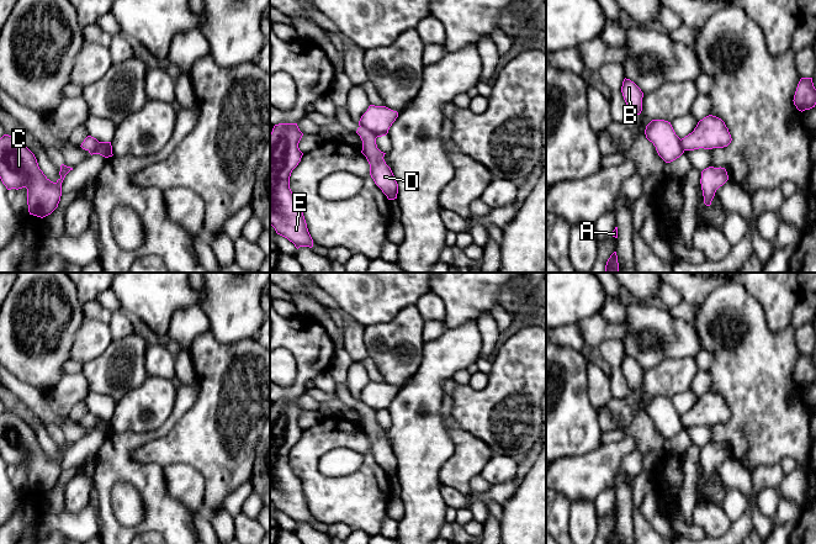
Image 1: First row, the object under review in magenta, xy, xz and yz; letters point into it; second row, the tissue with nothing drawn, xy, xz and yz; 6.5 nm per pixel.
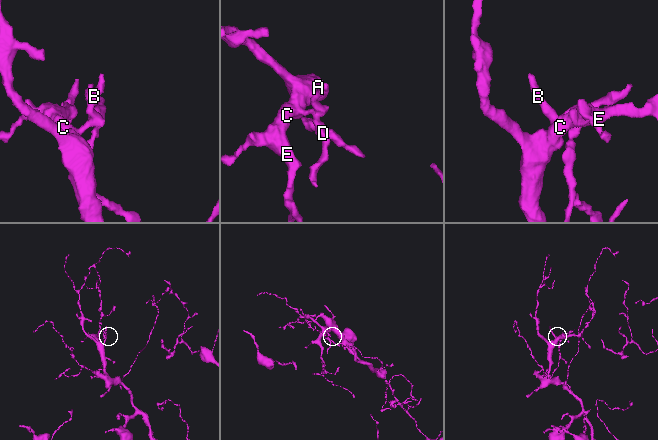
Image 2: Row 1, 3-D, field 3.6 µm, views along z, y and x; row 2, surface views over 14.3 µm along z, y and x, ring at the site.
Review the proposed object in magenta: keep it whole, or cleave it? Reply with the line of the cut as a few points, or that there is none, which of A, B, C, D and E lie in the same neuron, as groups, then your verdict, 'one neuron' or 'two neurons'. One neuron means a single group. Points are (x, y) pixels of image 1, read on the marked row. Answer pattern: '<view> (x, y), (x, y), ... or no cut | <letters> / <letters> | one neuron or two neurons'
xz (360, 126), (377, 136) | A B C E / D | two neurons

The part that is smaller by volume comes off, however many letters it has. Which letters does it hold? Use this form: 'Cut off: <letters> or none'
Cut off: D

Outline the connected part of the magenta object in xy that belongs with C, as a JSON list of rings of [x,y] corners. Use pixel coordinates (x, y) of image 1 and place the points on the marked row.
[[[4,134],[0,138],[0,179],[7,190],[27,189],[30,215],[46,217],[60,201],[62,183],[73,168],[60,165],[60,178],[53,183],[39,169],[35,154],[16,138]]]

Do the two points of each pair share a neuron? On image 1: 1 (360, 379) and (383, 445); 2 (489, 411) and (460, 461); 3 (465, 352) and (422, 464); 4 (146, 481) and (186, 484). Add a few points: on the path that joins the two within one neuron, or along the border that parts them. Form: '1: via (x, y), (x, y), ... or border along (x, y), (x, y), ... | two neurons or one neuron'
1: border along (348, 389), (350, 395), (358, 401) | two neurons
2: border along (452, 418), (462, 428), (480, 438), (494, 453) | two neurons
3: via (435, 376), (425, 386), (413, 410), (418, 434) | one neuron
4: border along (162, 468), (167, 491), (184, 505) | two neurons

